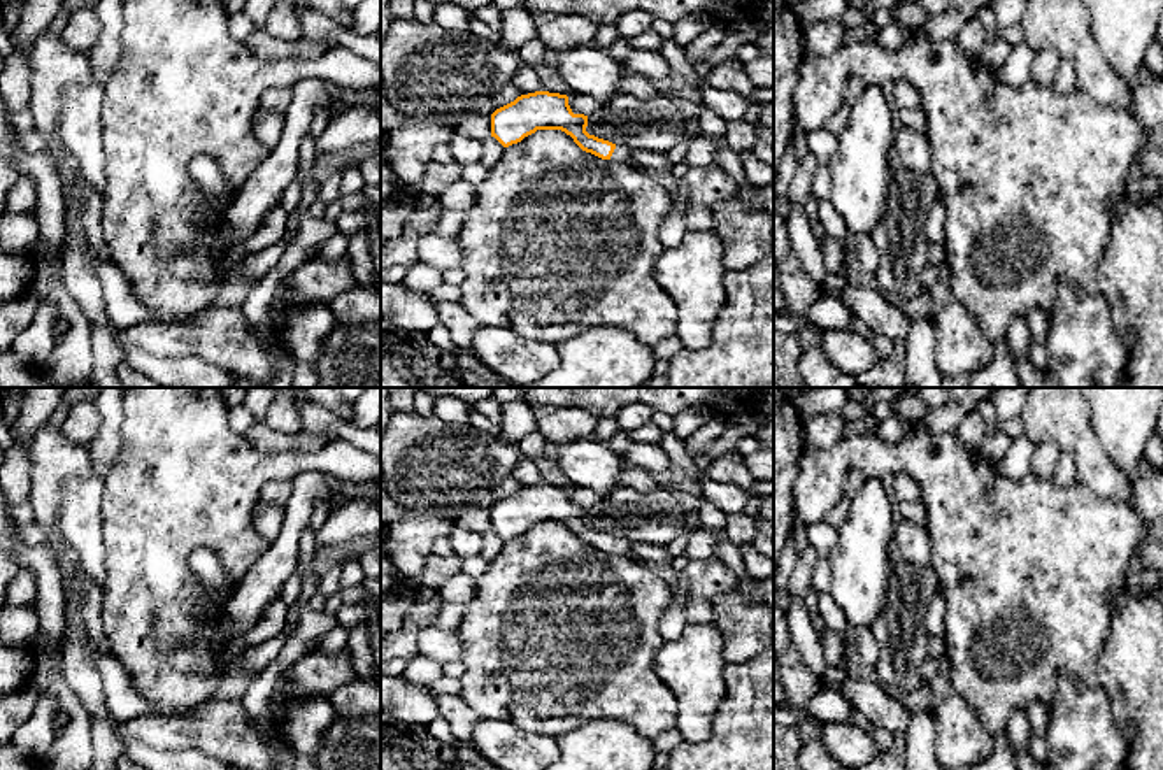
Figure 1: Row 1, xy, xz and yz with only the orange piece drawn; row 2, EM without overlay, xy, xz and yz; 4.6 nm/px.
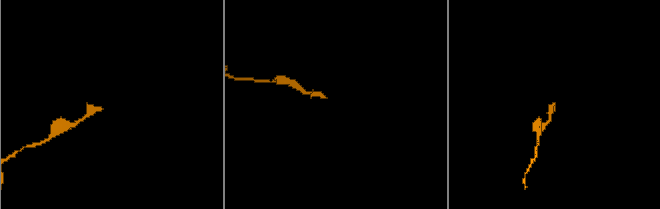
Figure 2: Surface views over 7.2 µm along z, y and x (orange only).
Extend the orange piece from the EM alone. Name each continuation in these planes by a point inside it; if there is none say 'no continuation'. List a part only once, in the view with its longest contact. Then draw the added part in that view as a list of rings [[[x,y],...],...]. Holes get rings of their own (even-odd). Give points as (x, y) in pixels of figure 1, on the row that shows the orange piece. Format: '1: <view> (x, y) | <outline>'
1: xz (621, 155) | [[[616,146],[612,156],[610,156],[612,163],[628,163],[633,165],[633,158],[631,158],[631,149],[626,149],[623,146]]]

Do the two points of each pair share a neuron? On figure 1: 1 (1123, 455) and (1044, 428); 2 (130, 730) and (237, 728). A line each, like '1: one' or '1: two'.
1: two
2: one

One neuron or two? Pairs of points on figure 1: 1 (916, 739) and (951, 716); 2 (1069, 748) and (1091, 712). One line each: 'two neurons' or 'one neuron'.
1: two neurons
2: one neuron

